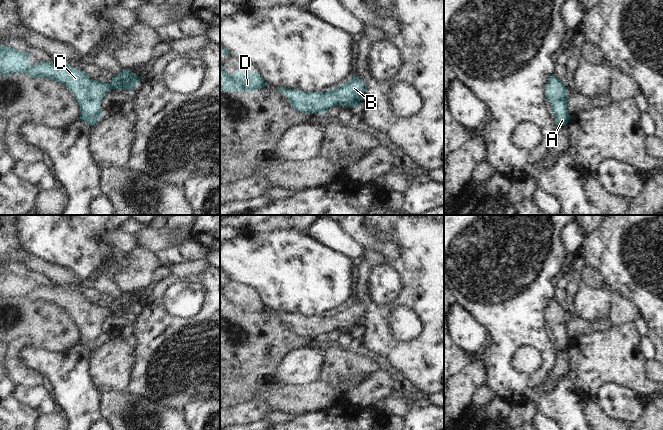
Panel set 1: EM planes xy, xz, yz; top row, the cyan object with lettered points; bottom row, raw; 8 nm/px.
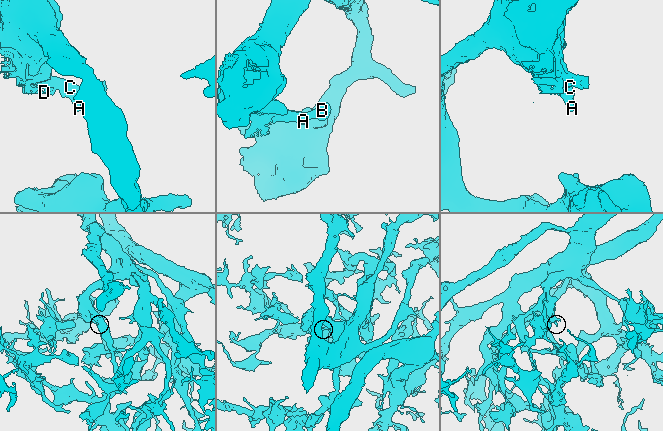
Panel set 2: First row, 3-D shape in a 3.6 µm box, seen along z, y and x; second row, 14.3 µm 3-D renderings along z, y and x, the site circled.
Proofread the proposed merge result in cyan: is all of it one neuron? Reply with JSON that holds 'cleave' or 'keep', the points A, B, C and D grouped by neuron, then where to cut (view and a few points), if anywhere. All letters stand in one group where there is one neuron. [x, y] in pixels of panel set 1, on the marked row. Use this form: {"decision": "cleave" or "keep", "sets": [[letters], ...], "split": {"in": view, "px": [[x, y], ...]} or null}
{"decision": "keep", "sets": [["A", "B", "C", "D"]], "split": null}

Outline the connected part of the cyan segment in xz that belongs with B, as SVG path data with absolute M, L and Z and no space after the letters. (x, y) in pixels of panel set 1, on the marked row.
M353 76L344 84L337 86L333 90L327 90L325 92L304 92L299 89L289 88L278 88L278 91L288 97L291 106L297 111L304 114L323 114L329 108L334 106L348 106L350 108L357 108L366 89L367 87L363 83L361 77Z

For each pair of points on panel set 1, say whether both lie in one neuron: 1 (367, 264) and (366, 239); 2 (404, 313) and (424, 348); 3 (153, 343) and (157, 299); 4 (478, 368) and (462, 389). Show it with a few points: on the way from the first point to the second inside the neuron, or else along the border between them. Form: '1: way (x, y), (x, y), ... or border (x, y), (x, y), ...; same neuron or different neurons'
1: border (366, 247), (377, 250), (388, 257); different neurons
2: border (416, 313), (421, 332), (400, 341); different neurons
3: way (153, 332), (153, 310); same neuron
4: way (475, 373), (464, 384); same neuron

